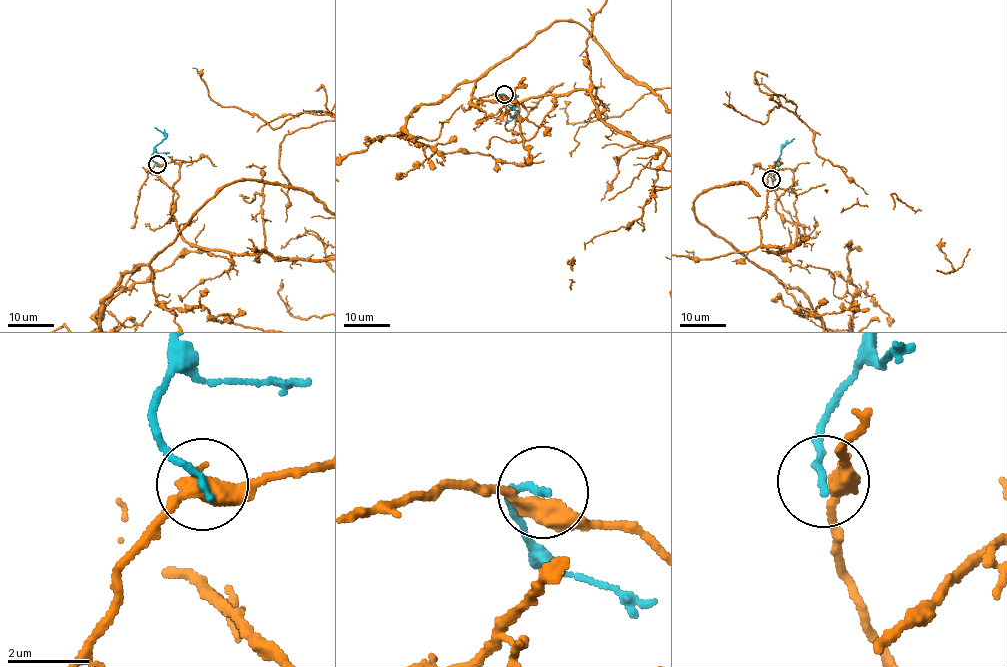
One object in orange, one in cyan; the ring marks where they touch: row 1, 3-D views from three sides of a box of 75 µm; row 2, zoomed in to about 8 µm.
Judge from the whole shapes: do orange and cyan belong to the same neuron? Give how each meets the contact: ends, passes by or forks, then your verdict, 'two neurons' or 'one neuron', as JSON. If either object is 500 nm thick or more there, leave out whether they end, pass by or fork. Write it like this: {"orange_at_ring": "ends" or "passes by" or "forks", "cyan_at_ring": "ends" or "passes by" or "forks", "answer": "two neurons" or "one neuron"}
{"orange_at_ring": "passes by", "cyan_at_ring": "ends", "answer": "two neurons"}

